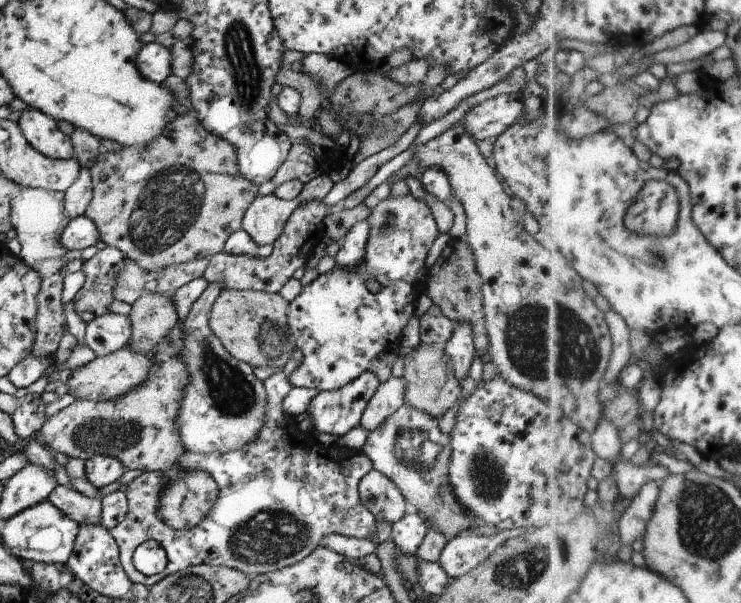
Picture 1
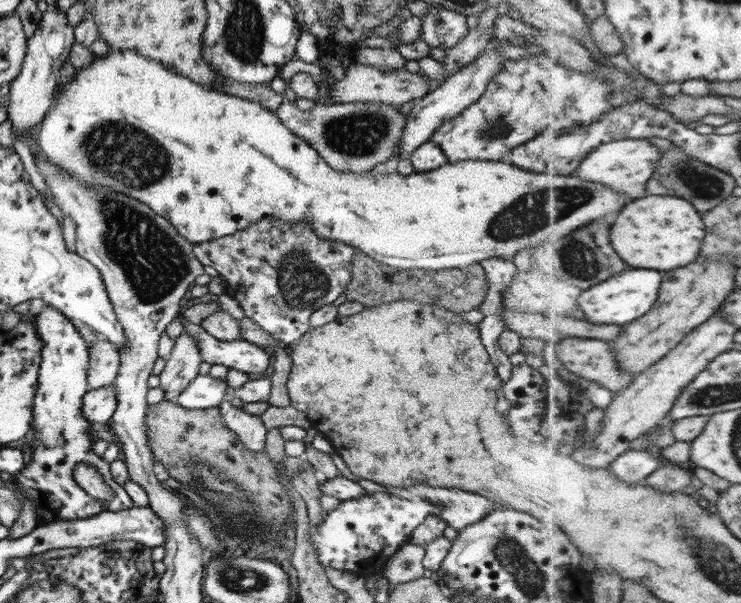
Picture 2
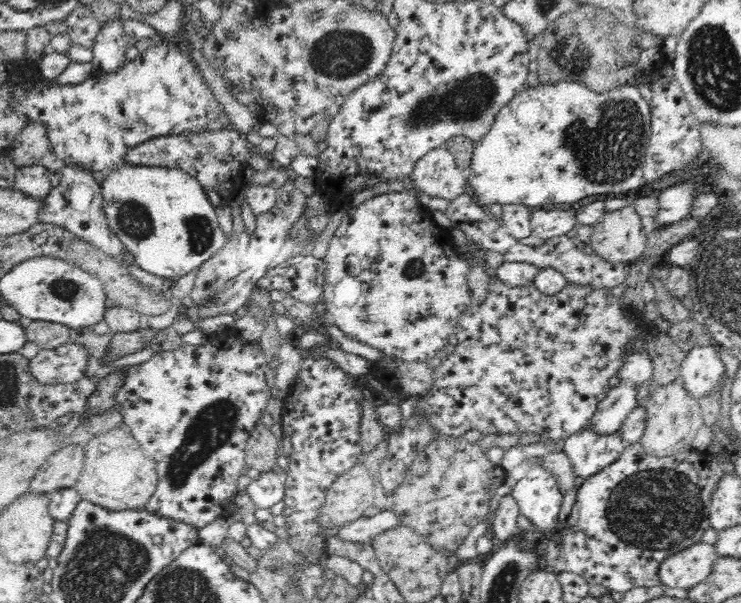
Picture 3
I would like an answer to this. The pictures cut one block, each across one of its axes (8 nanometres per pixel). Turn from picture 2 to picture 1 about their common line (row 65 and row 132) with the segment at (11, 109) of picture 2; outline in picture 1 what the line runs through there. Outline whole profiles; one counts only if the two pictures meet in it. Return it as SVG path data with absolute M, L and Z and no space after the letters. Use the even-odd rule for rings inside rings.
M35 109L19 112L17 126L27 144L49 159L75 159L70 138L57 129L56 120Z

